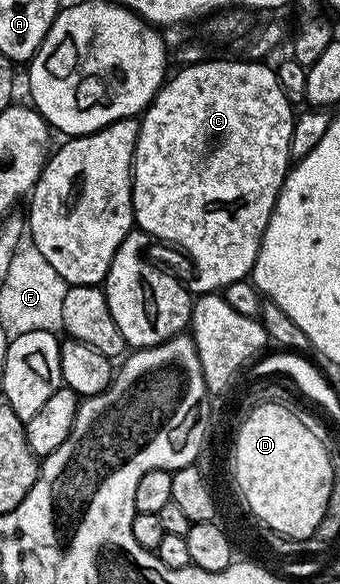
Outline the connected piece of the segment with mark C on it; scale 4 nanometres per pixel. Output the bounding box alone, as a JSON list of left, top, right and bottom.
[131,60,296,295]

